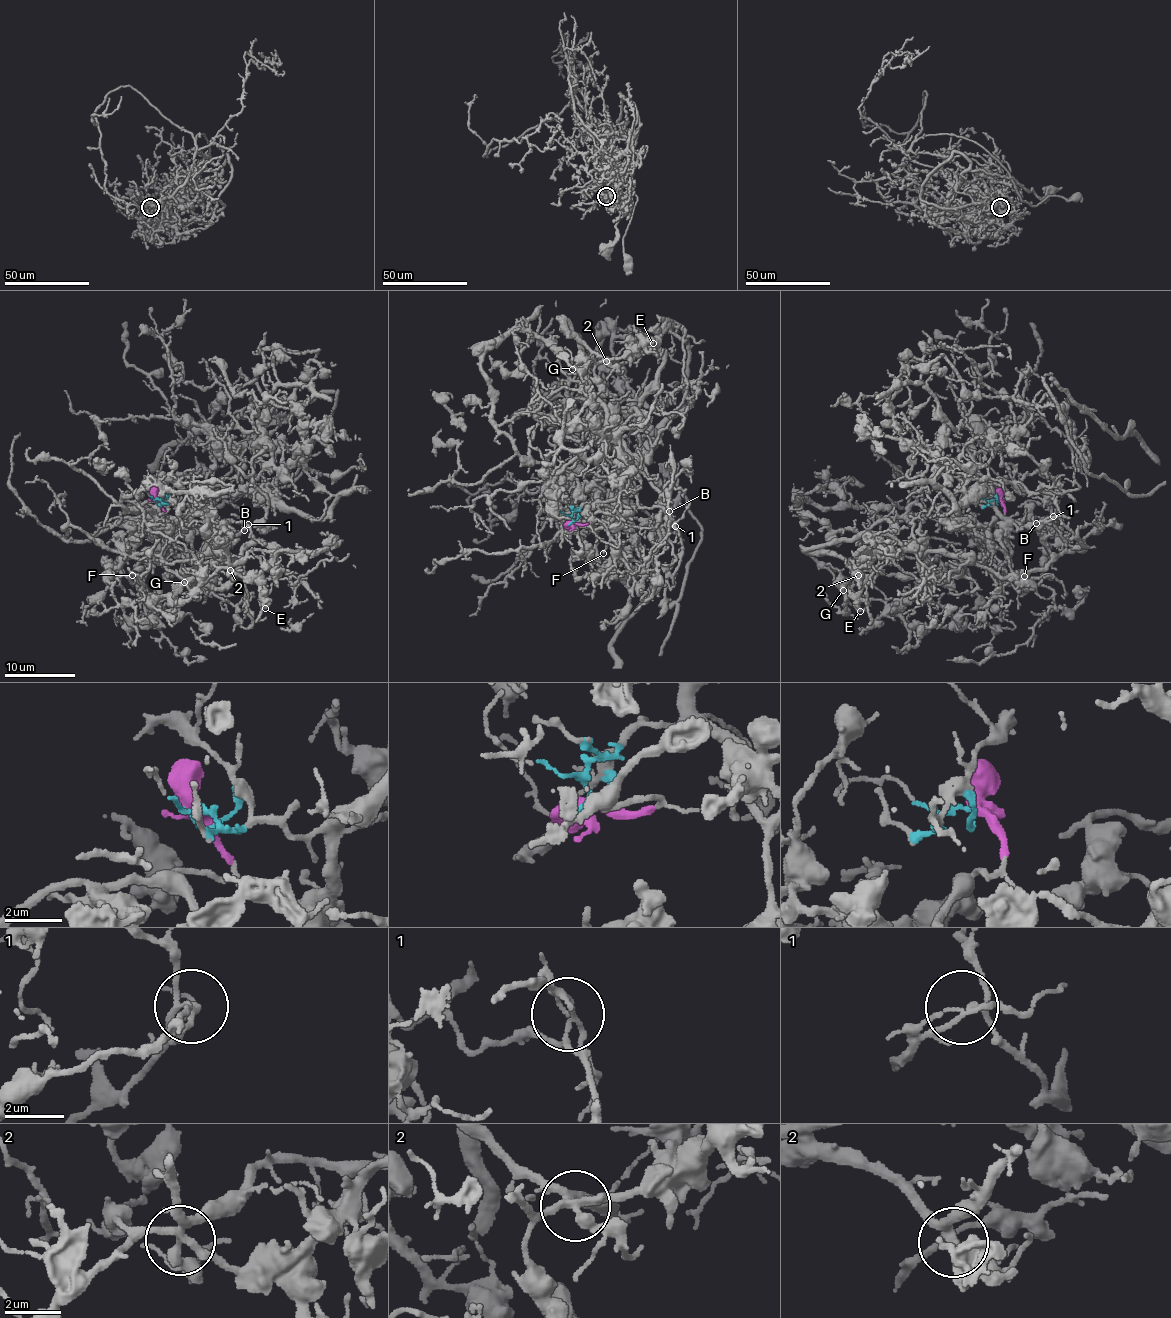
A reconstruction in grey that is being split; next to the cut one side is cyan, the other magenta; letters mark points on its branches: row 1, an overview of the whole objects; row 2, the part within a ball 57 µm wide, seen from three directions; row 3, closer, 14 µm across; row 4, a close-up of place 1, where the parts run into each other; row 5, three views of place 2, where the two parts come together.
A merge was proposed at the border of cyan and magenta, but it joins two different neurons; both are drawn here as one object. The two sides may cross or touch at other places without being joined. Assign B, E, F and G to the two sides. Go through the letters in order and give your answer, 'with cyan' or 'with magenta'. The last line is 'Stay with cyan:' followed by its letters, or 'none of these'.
B: with cyan
E: with cyan
F: with cyan
G: with cyan
Stay with cyan: B, E, F, G

